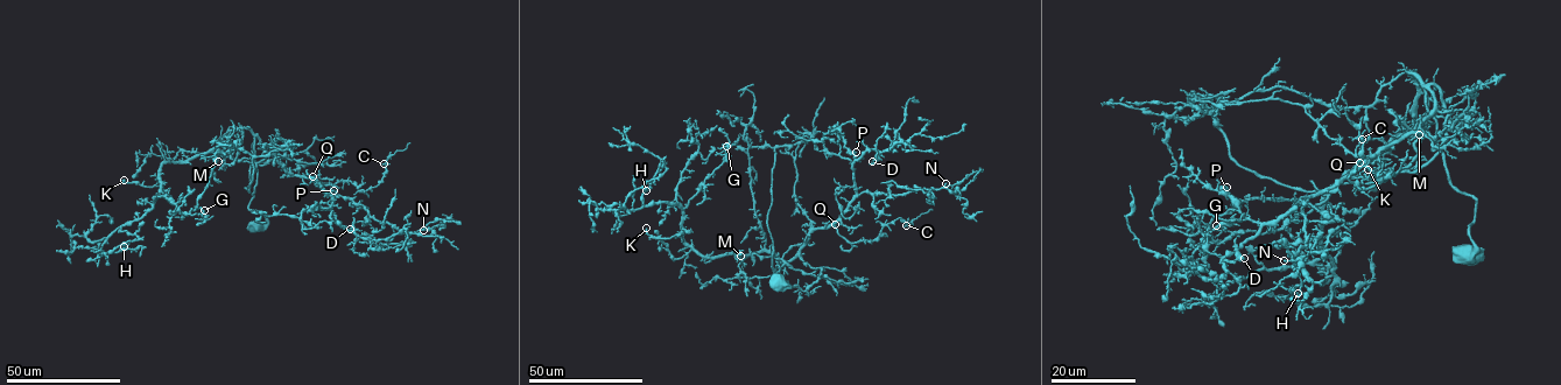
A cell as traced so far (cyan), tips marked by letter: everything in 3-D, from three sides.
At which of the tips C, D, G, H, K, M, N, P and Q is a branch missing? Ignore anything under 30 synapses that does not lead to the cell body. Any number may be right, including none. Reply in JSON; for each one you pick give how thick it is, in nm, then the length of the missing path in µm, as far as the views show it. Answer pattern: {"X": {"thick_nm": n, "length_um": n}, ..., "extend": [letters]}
{"G": {"thick_nm": 150, "length_um": 20}, "extend": ["G"]}

